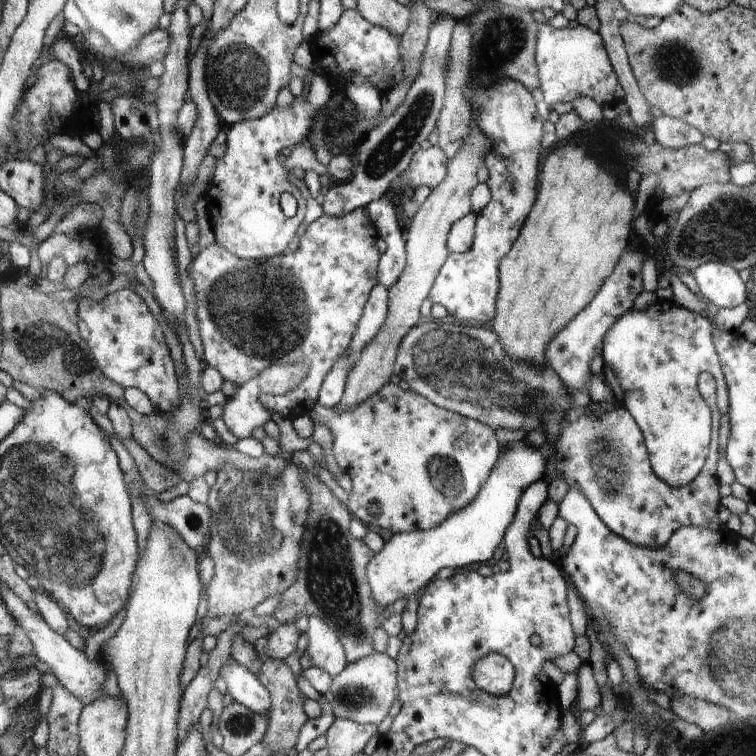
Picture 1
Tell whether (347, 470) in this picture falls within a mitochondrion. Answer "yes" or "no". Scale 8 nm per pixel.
no

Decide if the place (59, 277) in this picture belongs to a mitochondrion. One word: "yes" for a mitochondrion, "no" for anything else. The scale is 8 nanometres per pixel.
no

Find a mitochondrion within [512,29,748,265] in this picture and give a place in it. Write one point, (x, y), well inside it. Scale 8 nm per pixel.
(675, 62)

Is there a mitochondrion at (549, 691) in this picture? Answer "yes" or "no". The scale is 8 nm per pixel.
no

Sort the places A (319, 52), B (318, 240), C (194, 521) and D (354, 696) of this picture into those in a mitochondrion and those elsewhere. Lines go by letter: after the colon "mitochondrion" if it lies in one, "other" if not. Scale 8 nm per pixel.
A: other
B: other
C: mitochondrion
D: mitochondrion

